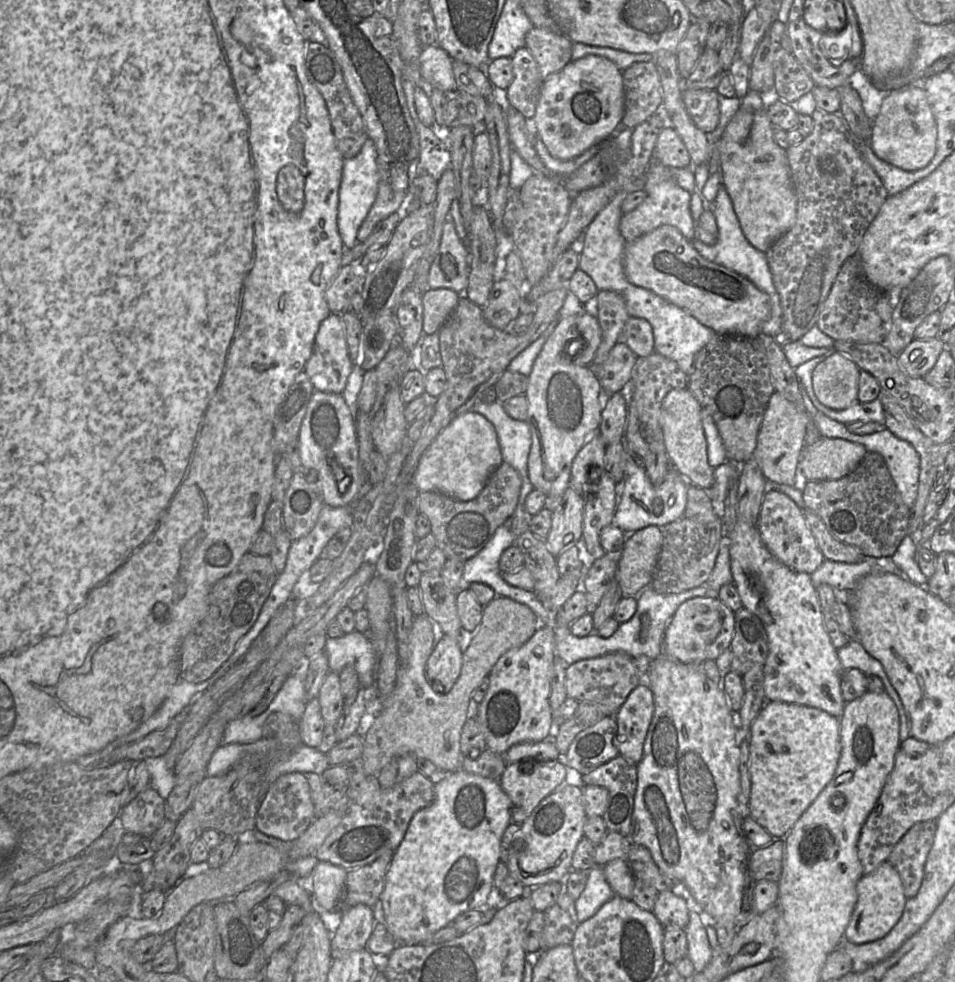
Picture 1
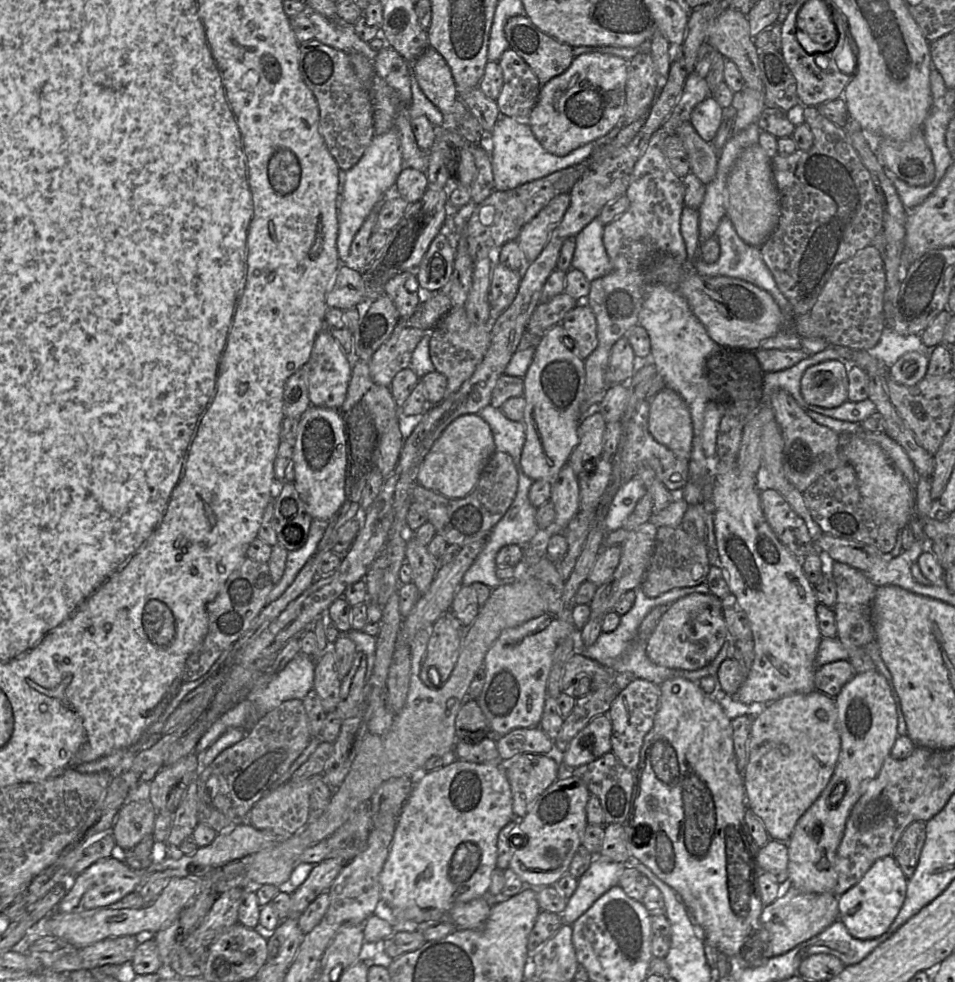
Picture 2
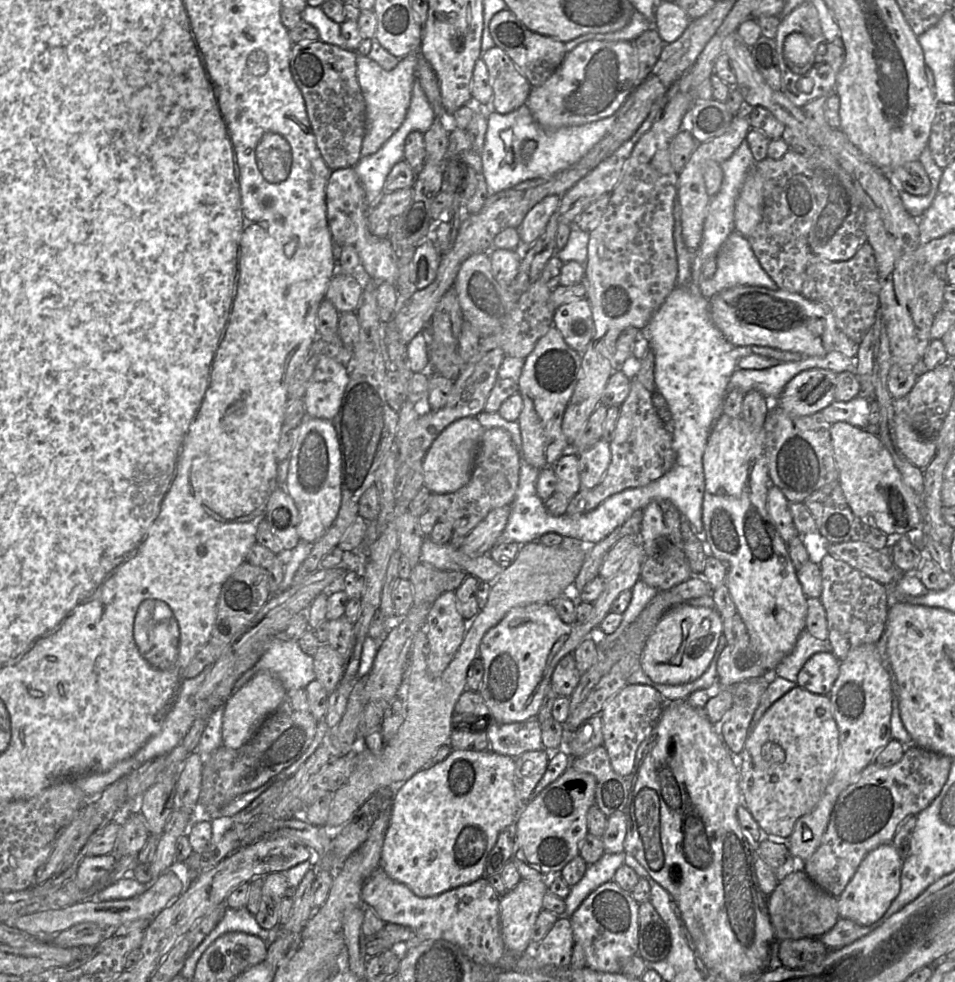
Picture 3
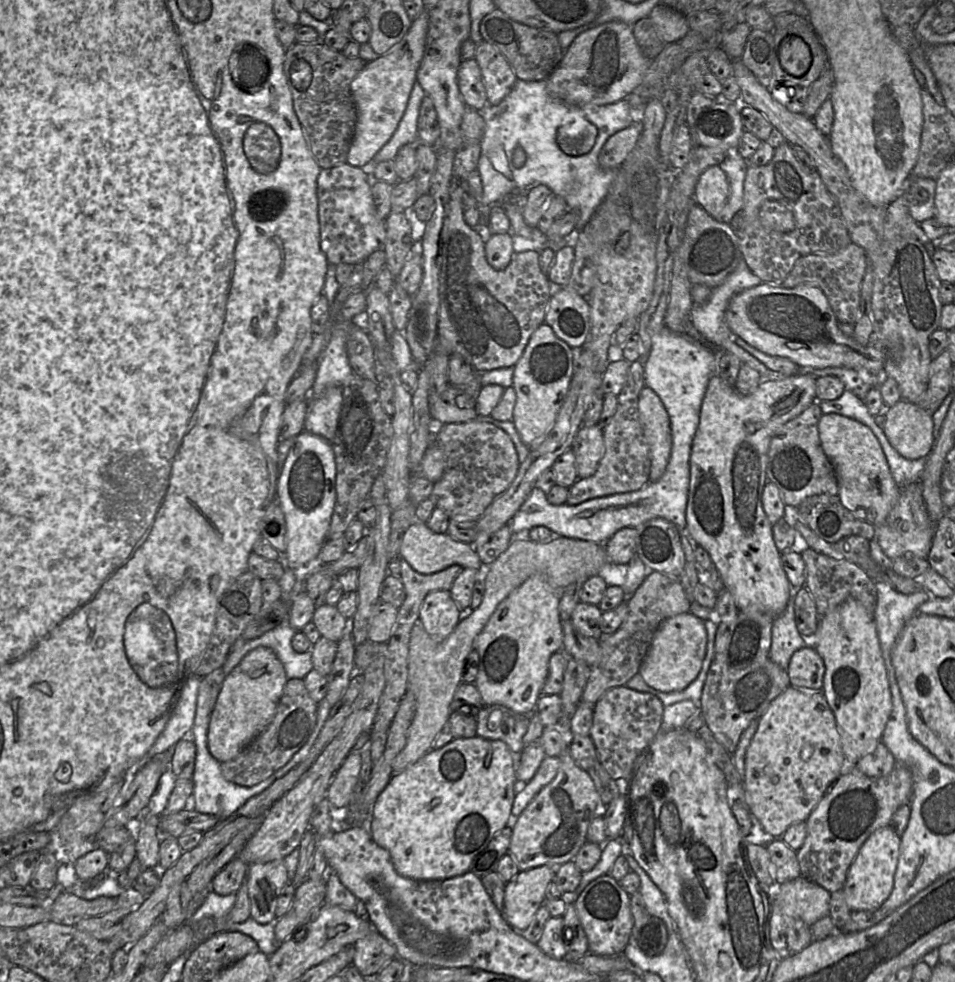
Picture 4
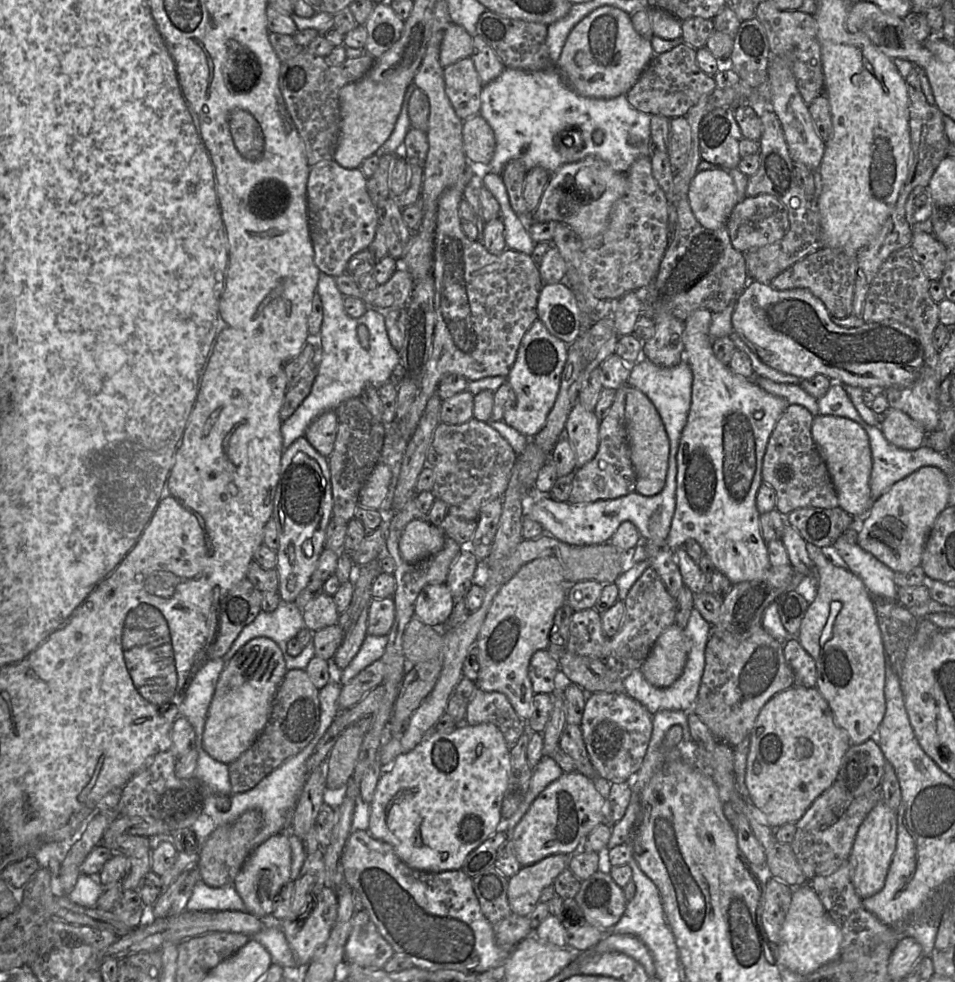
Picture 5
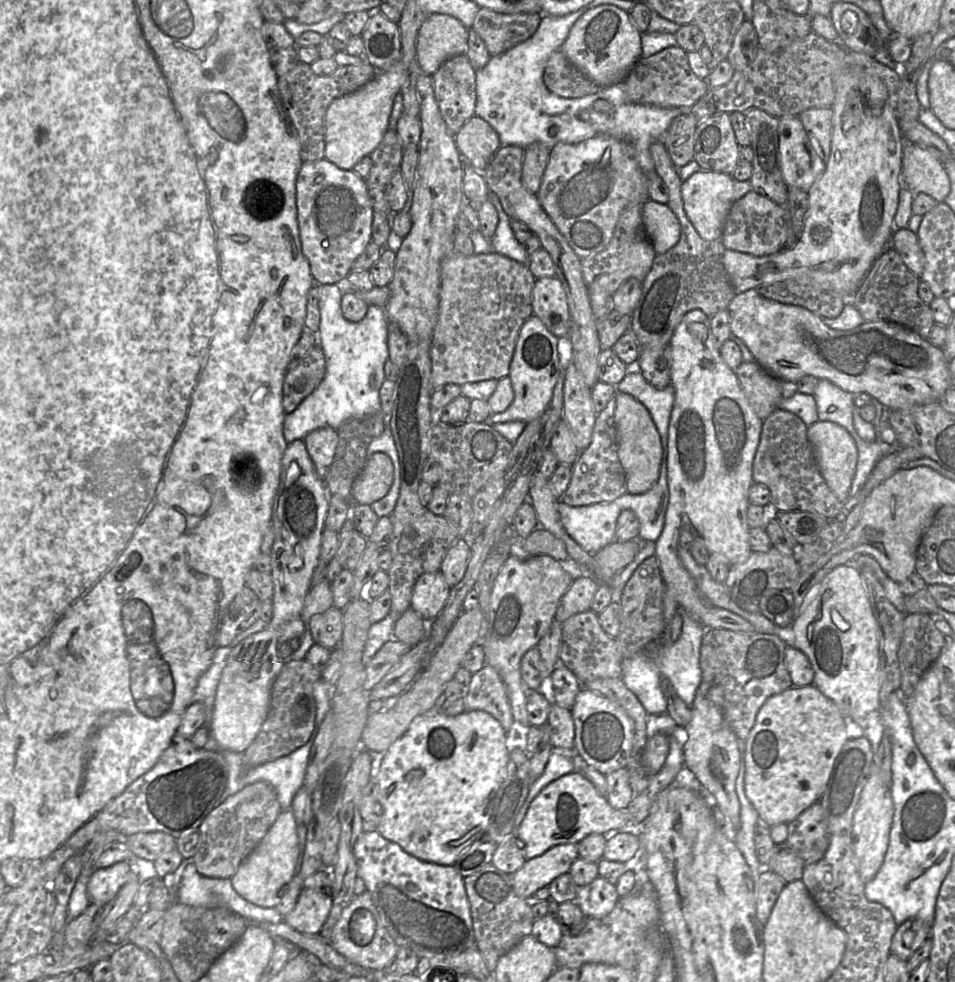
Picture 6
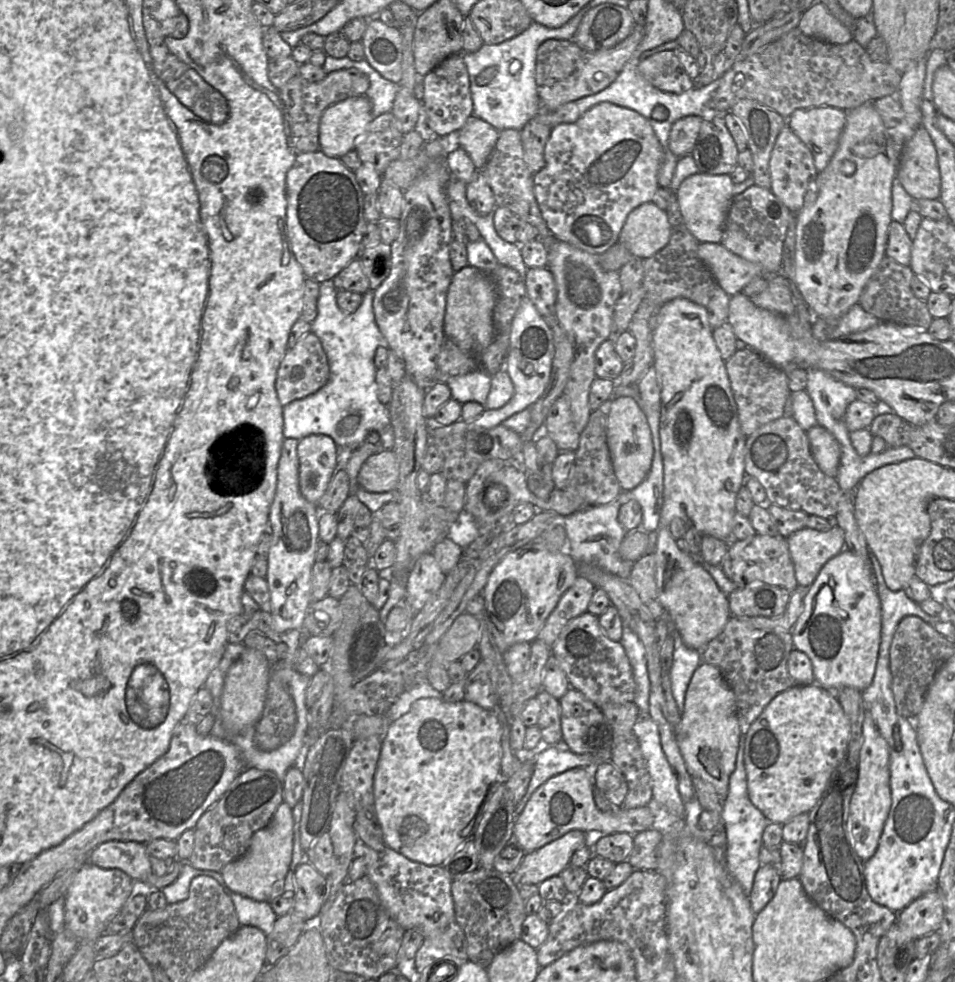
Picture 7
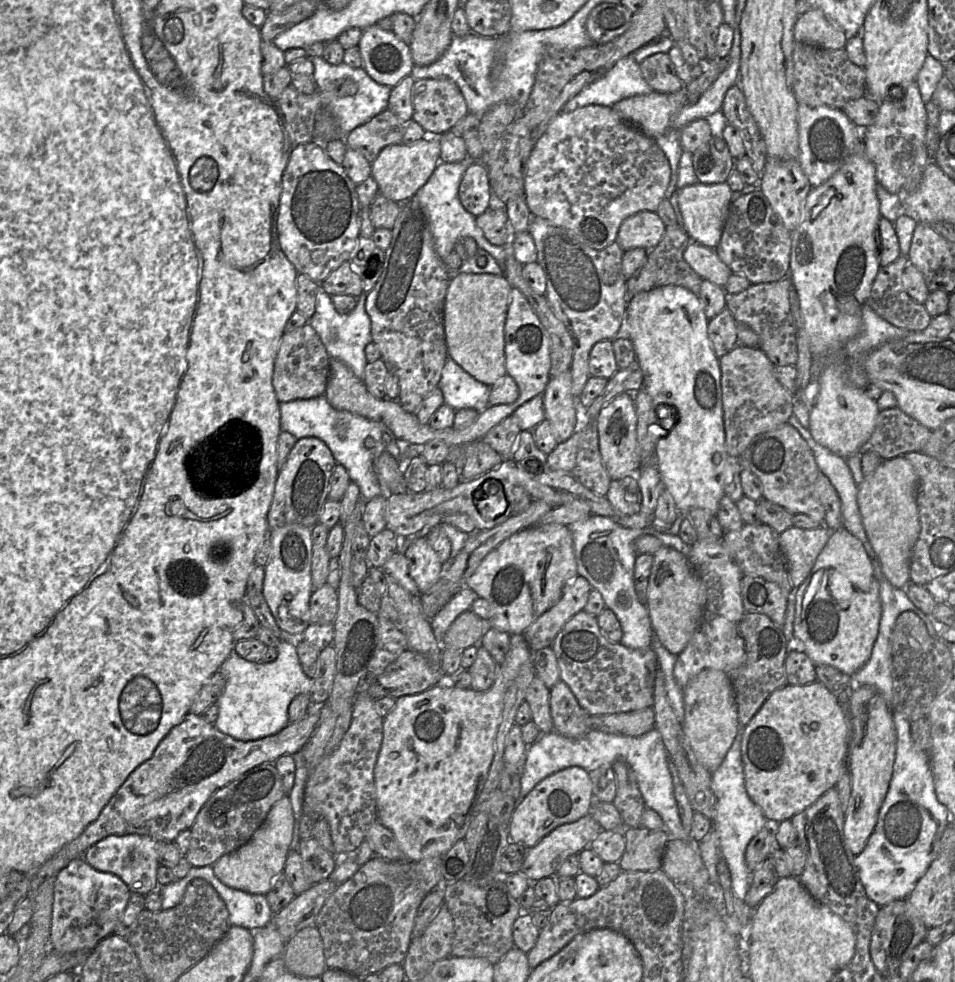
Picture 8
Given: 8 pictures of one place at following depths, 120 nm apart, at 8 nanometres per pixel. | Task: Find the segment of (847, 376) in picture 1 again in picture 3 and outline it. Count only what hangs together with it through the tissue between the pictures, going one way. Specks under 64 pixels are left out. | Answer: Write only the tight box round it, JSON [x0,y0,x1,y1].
[776,368,837,416]

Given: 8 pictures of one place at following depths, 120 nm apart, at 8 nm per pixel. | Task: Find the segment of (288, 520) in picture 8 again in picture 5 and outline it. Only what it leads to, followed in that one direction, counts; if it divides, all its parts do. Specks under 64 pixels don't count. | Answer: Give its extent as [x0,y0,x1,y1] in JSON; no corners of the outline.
[305,410,338,458]

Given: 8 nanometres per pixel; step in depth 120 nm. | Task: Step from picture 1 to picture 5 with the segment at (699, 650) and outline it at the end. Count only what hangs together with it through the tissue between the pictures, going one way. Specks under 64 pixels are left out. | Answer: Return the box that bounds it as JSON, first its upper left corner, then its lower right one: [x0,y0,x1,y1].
[640,623,689,687]

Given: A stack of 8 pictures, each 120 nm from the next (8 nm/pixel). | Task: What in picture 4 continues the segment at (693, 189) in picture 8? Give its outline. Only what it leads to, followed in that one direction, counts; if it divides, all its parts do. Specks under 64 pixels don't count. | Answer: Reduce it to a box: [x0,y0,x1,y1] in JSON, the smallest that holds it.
[694,166,730,220]

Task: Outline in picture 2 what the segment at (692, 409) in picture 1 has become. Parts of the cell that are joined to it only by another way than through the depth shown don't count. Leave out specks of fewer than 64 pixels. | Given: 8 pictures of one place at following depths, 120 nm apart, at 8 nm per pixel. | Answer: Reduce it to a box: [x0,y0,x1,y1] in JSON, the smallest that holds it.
[649,387,693,460]

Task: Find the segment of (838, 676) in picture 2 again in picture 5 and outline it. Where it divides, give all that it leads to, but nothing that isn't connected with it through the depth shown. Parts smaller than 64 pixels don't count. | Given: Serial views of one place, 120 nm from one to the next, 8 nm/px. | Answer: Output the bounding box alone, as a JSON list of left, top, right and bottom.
[782,639,817,687]

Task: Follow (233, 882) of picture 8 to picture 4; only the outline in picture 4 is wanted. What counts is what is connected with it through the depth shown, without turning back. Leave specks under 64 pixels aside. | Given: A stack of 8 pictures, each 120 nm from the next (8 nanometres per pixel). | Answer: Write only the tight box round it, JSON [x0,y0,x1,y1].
[246,860,290,924]

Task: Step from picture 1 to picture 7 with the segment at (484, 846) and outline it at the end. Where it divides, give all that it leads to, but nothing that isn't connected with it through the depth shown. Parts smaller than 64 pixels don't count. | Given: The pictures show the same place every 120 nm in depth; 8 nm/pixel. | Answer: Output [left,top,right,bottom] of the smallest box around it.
[374,697,502,866]

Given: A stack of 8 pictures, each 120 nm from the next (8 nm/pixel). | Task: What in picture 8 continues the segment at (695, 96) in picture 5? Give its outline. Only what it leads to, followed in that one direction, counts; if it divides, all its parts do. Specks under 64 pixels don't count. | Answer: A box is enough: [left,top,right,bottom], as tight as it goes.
[639,53,687,93]

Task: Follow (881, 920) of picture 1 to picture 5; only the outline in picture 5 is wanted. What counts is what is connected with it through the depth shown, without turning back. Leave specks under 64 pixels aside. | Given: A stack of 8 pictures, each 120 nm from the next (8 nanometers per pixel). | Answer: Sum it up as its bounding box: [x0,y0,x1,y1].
[849,801,897,899]

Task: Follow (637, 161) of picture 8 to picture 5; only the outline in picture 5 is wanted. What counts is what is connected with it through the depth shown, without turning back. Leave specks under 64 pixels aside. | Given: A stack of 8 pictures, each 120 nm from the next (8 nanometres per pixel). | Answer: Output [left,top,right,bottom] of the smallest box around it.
[531,156,626,240]

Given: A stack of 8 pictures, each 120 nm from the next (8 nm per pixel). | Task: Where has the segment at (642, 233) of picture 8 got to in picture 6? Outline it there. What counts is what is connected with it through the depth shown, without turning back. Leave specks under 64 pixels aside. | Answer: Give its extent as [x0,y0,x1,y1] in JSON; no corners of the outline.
[642,199,680,255]

